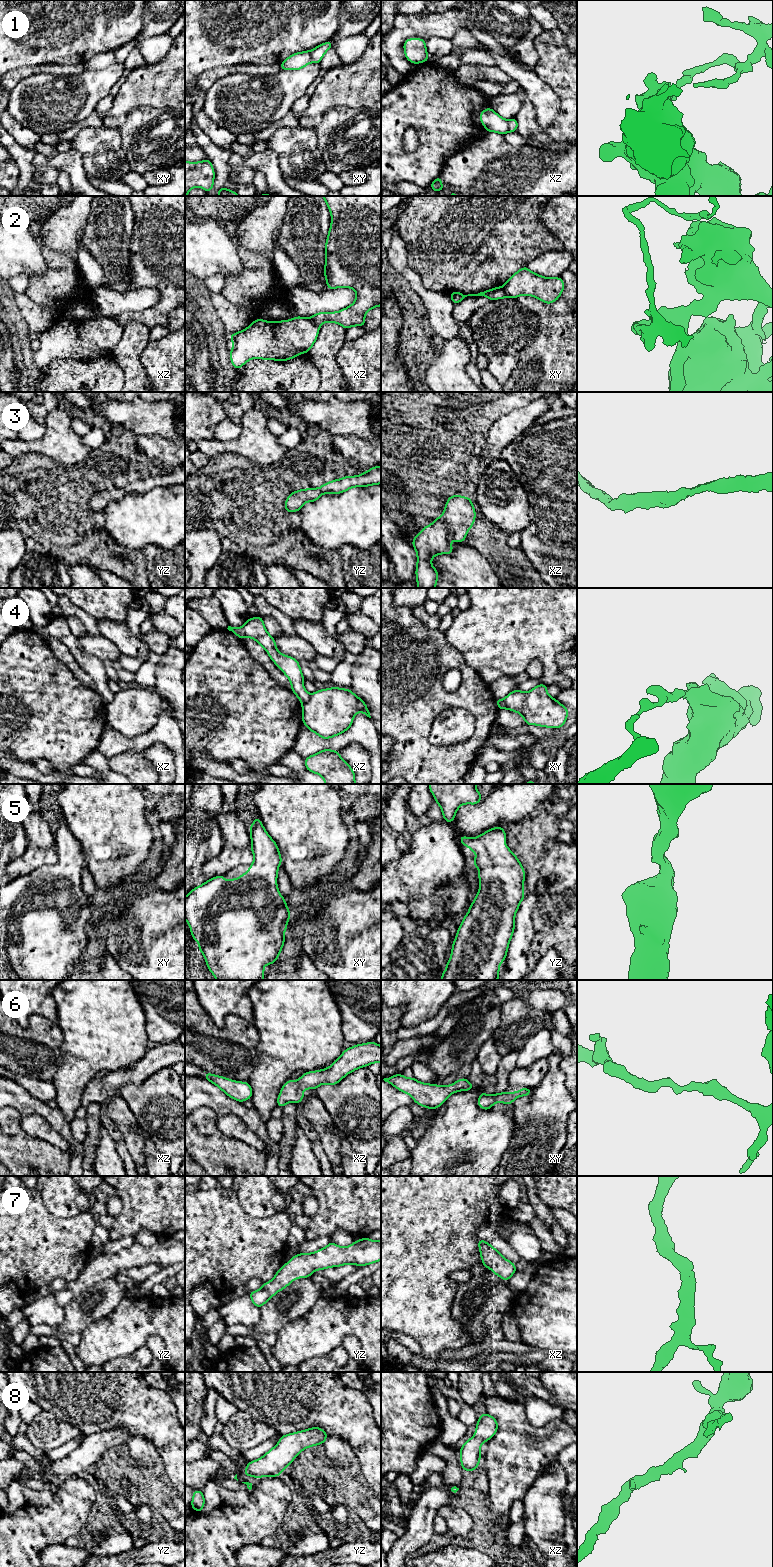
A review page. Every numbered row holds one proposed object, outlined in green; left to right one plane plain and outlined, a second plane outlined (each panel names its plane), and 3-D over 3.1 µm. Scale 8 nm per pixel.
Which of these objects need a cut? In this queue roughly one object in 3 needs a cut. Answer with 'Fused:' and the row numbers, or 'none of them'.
Fused: 1, 2, 4

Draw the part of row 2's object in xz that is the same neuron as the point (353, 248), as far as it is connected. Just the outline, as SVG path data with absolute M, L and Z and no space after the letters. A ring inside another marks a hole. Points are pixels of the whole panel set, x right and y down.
M322 196L331 213L331 226L325 243L324 276L327 289L352 288L356 291L355 302L338 312L319 312L309 319L318 328L325 322L333 322L346 329L364 327L365 314L381 306L381 196Z

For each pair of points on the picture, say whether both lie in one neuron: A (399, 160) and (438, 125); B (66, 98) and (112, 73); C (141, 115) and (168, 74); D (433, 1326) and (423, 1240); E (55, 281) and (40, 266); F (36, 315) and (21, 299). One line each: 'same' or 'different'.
A: same
B: same
C: different
D: same
E: different
F: same

